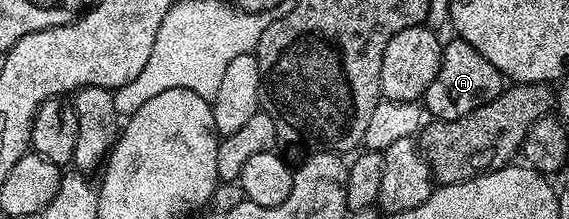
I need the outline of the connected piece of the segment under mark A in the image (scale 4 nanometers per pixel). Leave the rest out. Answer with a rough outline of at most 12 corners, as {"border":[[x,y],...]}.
{"border":[[453,37],[423,107],[458,119],[503,90],[479,49]]}

